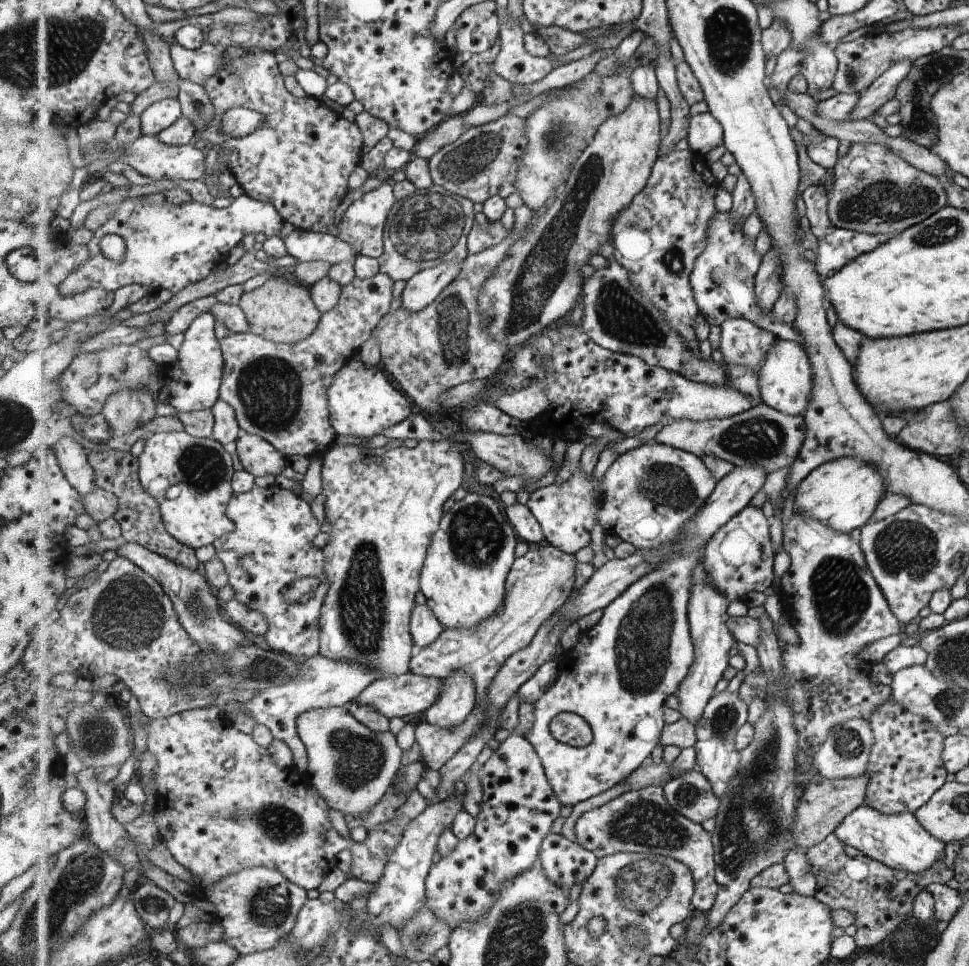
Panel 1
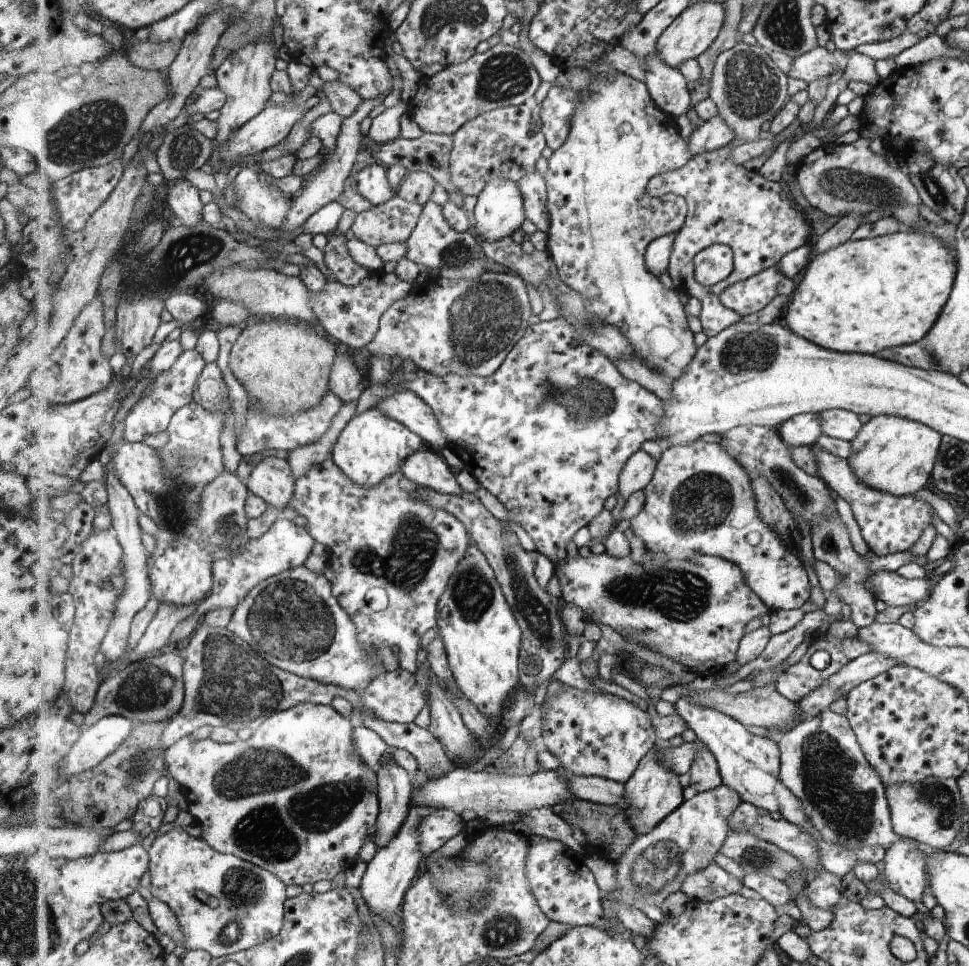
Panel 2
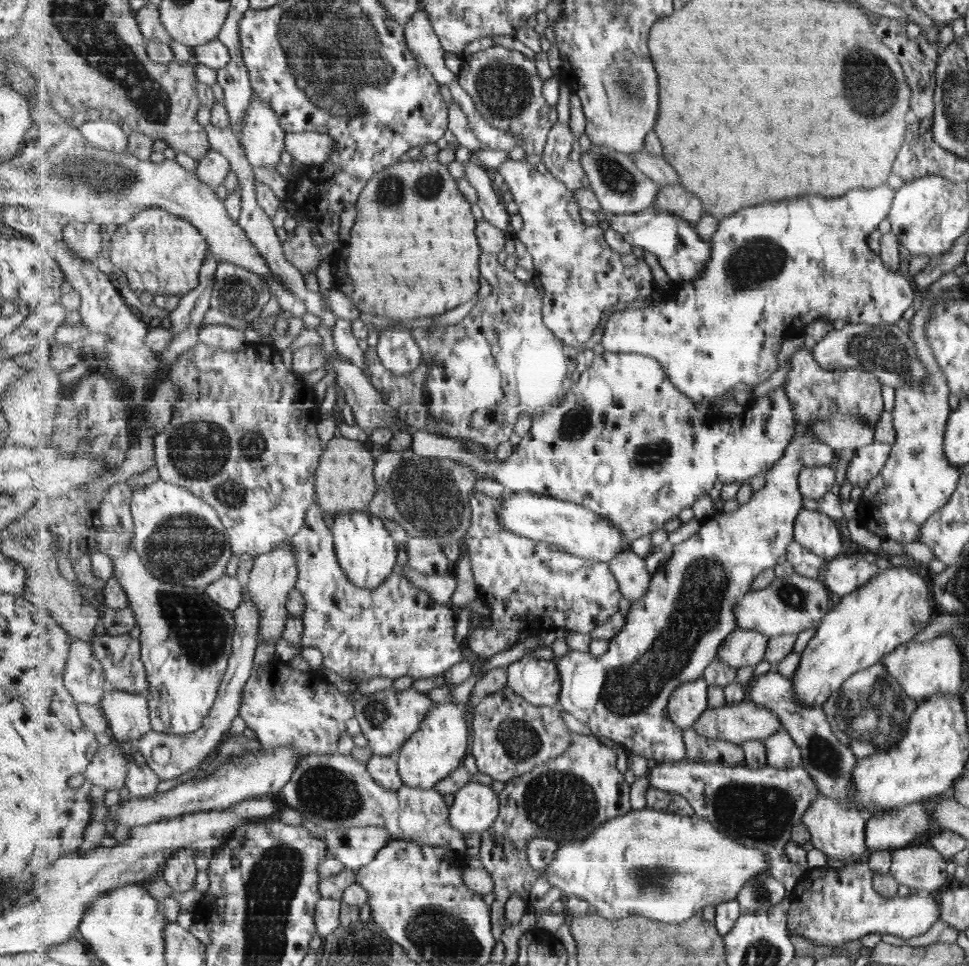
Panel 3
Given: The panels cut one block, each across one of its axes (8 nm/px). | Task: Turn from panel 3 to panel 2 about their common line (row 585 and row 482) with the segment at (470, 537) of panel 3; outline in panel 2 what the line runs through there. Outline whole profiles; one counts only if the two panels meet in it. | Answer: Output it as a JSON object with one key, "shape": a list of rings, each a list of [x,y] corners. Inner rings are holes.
{"shape":[[[560,316],[550,321],[541,321],[537,324],[529,325],[524,338],[516,344],[516,347],[509,353],[501,368],[493,376],[485,378],[480,376],[459,376],[459,374],[437,376],[437,374],[417,368],[415,378],[409,380],[402,370],[397,370],[395,376],[393,376],[393,366],[391,366],[389,360],[371,355],[370,374],[367,380],[370,384],[387,384],[391,380],[397,380],[397,382],[405,384],[406,390],[416,392],[417,396],[421,396],[433,408],[437,420],[440,421],[441,428],[448,433],[449,447],[464,463],[464,469],[469,470],[481,487],[498,498],[510,515],[511,522],[524,529],[536,545],[536,551],[550,559],[555,568],[568,559],[567,546],[573,540],[573,536],[583,526],[587,527],[588,524],[591,524],[592,520],[596,519],[605,510],[603,509],[605,508],[605,500],[609,496],[617,495],[620,491],[620,474],[624,471],[628,460],[637,451],[642,450],[645,440],[660,440],[661,426],[665,428],[665,422],[661,422],[661,420],[665,420],[664,400],[657,396],[656,393],[645,388],[644,385],[623,376],[620,369],[616,367],[616,364],[613,364],[612,359],[607,354],[593,347],[589,342],[583,342],[579,338],[577,326]]]}

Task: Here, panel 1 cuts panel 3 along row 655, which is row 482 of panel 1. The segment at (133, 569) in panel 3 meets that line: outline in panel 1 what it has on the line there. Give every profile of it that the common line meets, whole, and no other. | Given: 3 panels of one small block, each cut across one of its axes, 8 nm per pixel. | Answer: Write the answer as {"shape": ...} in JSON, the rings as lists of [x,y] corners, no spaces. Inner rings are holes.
{"shape":[[[186,430],[155,433],[139,460],[141,482],[159,502],[163,522],[179,542],[197,550],[233,532],[235,523],[227,516],[227,508],[235,493],[232,478],[236,471],[222,442],[214,436],[197,438]]]}

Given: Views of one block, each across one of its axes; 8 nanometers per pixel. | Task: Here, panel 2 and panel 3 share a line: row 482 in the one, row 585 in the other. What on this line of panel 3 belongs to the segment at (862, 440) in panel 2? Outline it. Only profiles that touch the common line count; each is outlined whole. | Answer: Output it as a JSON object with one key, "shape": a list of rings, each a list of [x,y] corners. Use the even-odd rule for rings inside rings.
{"shape":[[[892,566],[881,570],[871,582],[833,605],[815,636],[801,653],[800,667],[792,676],[794,692],[804,706],[822,706],[844,682],[860,670],[880,662],[883,654],[907,642],[929,620],[927,588],[913,570]]]}

